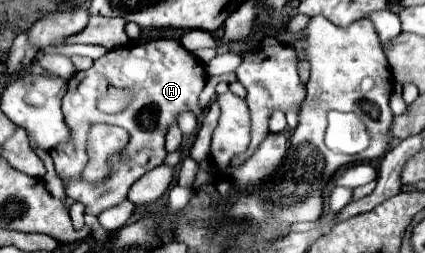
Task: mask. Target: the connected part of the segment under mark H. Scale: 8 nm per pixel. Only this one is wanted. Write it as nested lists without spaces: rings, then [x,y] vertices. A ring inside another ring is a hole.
[[[166,38],[114,48],[106,56],[94,60],[92,68],[76,72],[68,80],[68,92],[62,98],[62,112],[70,128],[70,142],[58,144],[58,148],[50,150],[56,172],[62,178],[70,180],[70,184],[66,186],[66,194],[82,202],[86,206],[86,214],[92,214],[92,216],[98,216],[102,210],[124,202],[132,184],[140,176],[144,176],[146,172],[150,172],[152,168],[164,162],[166,158],[164,138],[168,130],[178,122],[178,116],[182,112],[192,112],[194,116],[202,112],[198,96],[202,88],[206,86],[206,80],[208,80],[206,66],[198,62],[184,46],[180,46],[180,42],[166,40]],[[110,84],[116,88],[130,88],[134,92],[132,102],[122,112],[116,112],[116,114],[106,114],[96,108],[96,100],[102,94],[106,94],[106,88]],[[92,122],[114,124],[130,132],[130,142],[124,150],[126,160],[122,162],[120,156],[112,158],[114,174],[104,184],[88,184],[80,180],[80,172],[84,170],[84,164],[88,162],[84,144],[88,136],[88,126]]]

